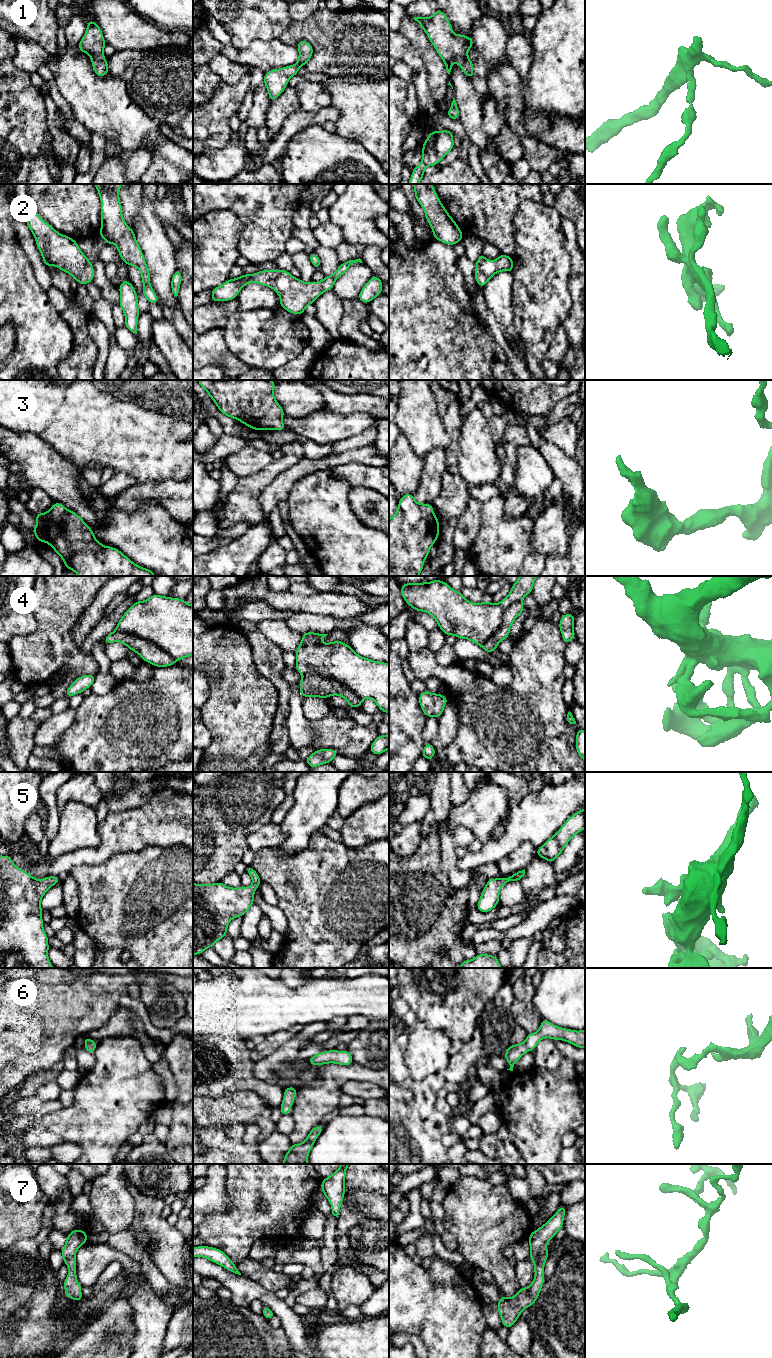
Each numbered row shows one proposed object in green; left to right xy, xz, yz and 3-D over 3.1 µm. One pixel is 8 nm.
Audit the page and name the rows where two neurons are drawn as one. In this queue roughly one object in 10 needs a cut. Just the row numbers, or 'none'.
none

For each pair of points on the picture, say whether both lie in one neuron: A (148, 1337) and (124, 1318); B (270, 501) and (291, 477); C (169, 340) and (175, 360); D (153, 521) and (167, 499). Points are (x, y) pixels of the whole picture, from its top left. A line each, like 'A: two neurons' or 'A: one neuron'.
A: two neurons
B: one neuron
C: one neuron
D: two neurons

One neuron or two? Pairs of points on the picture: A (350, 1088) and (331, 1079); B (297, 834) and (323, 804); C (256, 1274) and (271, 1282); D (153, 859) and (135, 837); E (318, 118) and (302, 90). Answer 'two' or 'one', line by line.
A: two
B: one
C: one
D: two
E: two

